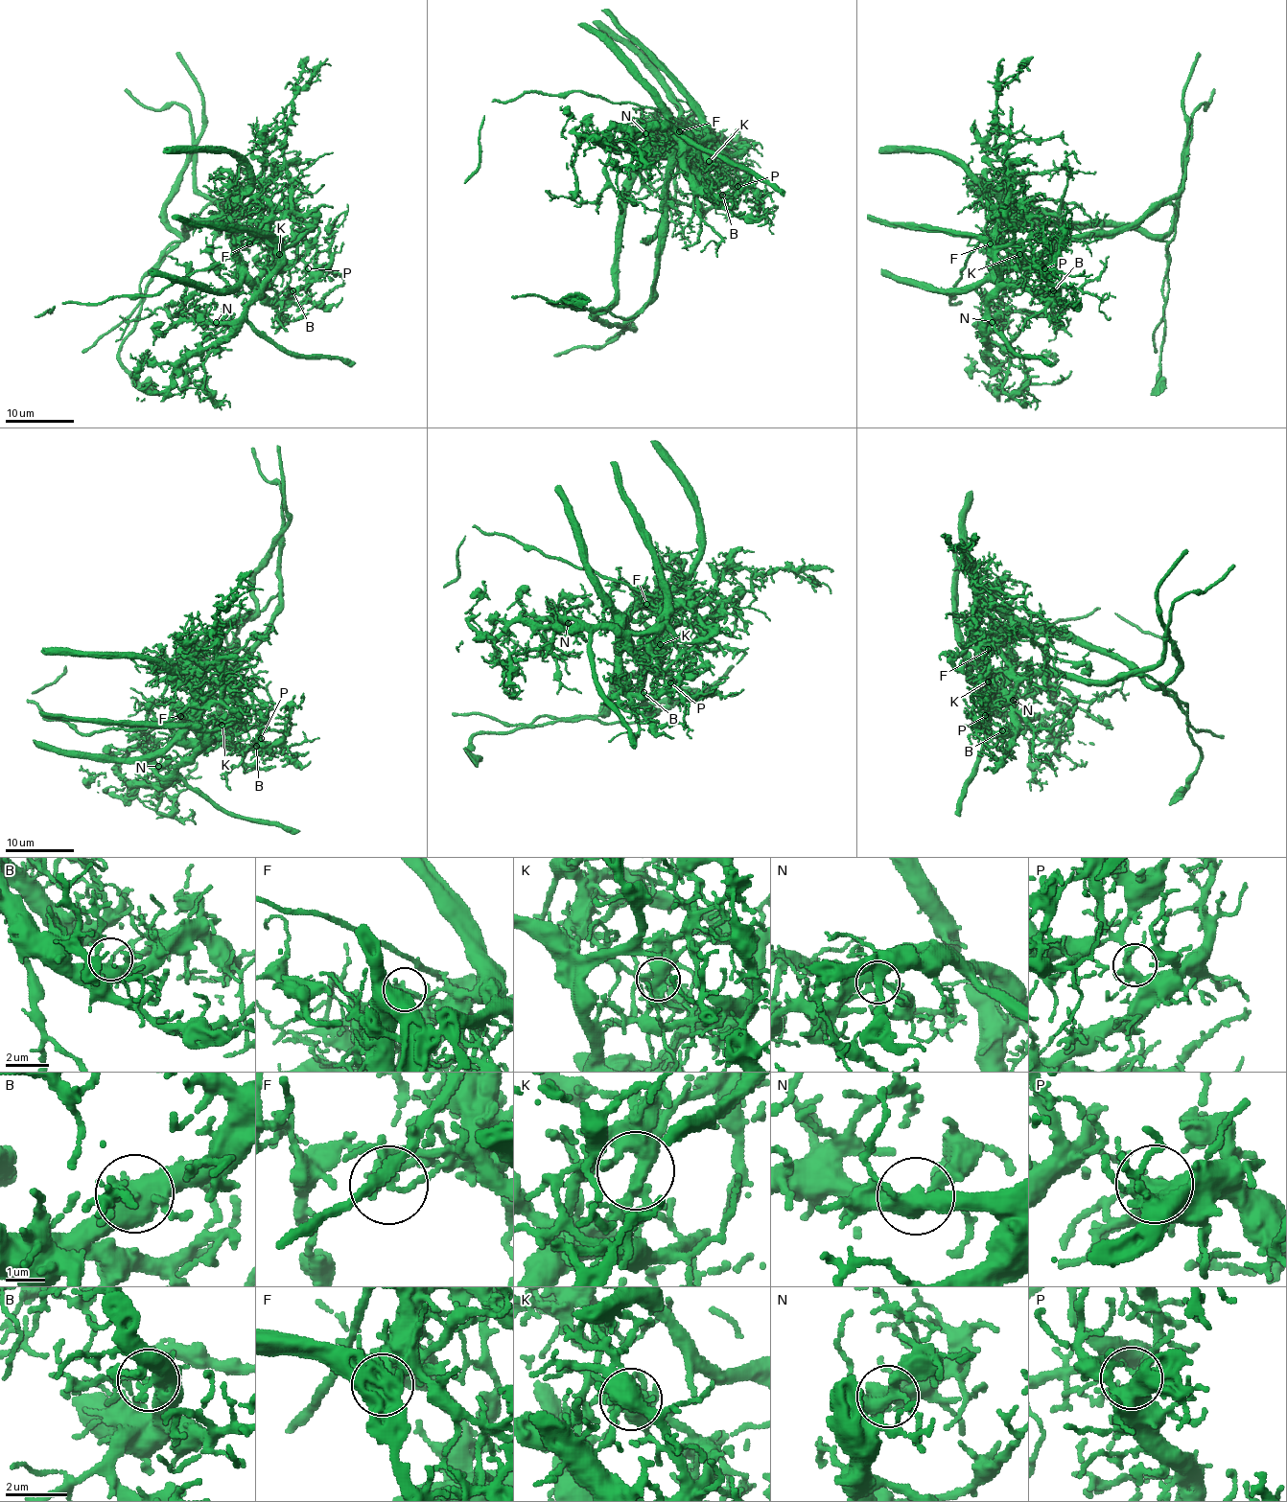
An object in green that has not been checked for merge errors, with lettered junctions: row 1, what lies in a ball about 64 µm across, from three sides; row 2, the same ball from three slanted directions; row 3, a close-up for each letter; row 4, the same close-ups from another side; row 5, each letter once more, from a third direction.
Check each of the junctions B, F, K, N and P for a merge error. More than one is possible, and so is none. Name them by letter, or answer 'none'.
F, K

